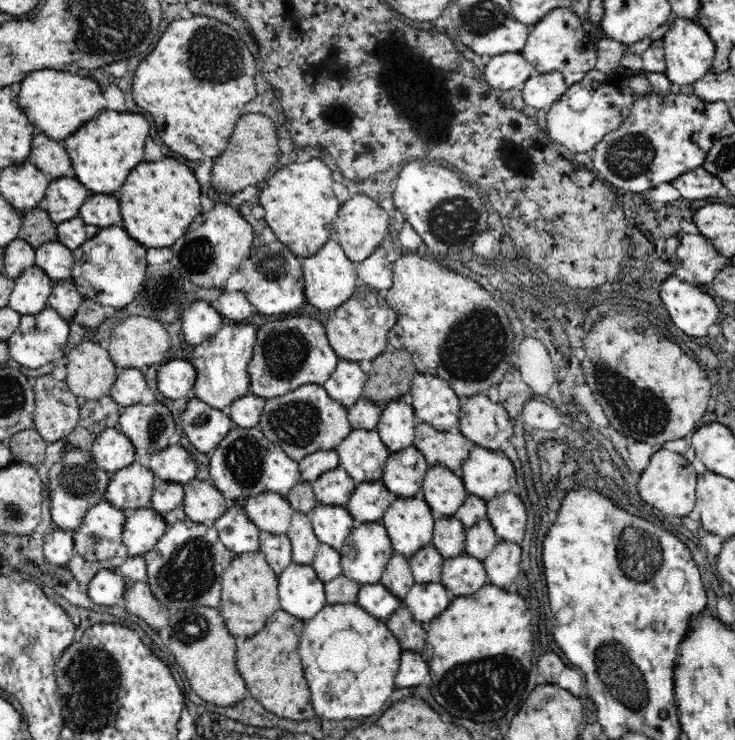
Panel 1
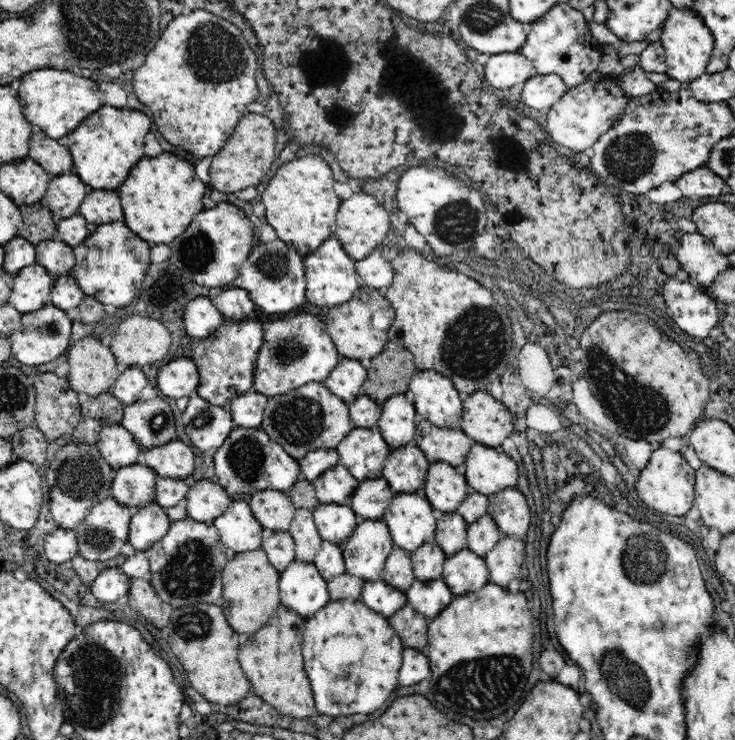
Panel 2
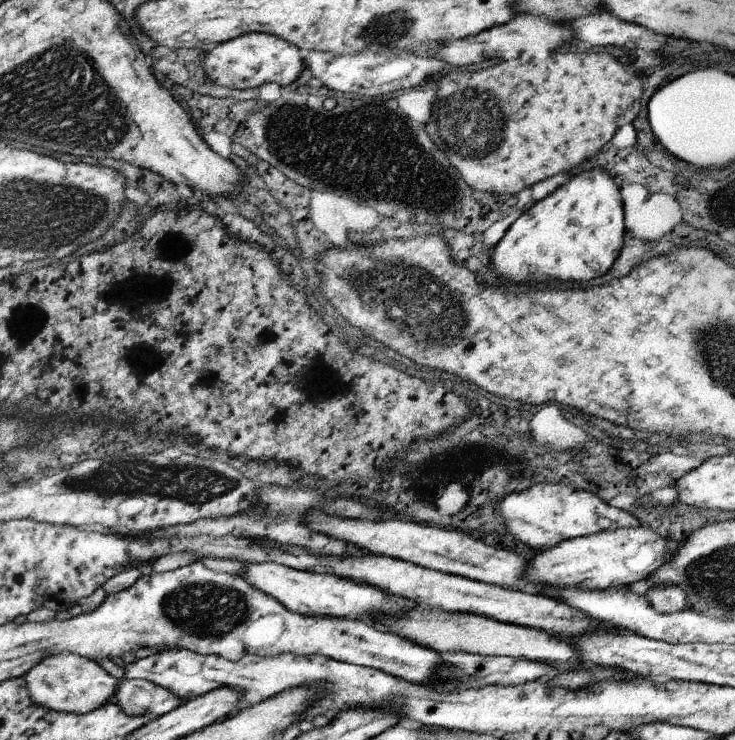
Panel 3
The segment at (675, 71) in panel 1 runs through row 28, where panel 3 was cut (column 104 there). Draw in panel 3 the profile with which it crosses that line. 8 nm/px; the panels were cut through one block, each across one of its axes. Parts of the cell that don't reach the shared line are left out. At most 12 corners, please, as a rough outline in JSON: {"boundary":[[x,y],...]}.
{"boundary":[[47,657],[24,674],[30,698],[82,715],[105,705],[119,679],[93,659]]}

